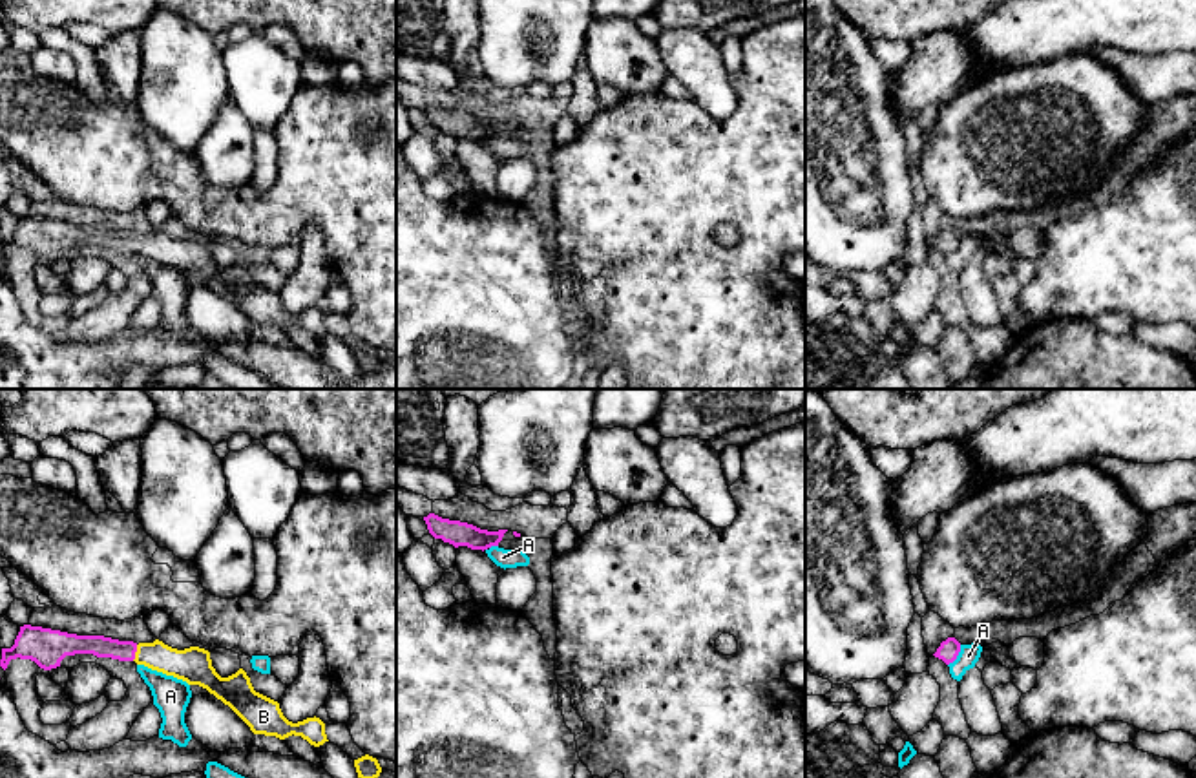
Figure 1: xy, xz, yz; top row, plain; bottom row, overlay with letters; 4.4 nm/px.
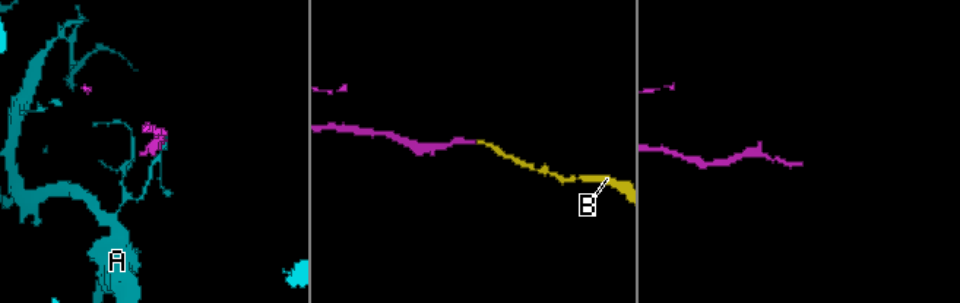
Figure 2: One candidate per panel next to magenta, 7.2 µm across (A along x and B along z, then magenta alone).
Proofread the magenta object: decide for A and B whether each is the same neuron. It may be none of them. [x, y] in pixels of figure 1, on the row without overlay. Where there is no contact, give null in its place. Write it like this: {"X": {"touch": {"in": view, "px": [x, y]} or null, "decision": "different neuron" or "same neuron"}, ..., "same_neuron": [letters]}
{"A": {"touch": {"in": "yz", "px": [955, 247]}, "decision": "different neuron"}, "B": {"touch": {"in": "xy", "px": [136, 241]}, "decision": "same neuron"}, "same_neuron": ["B"]}

